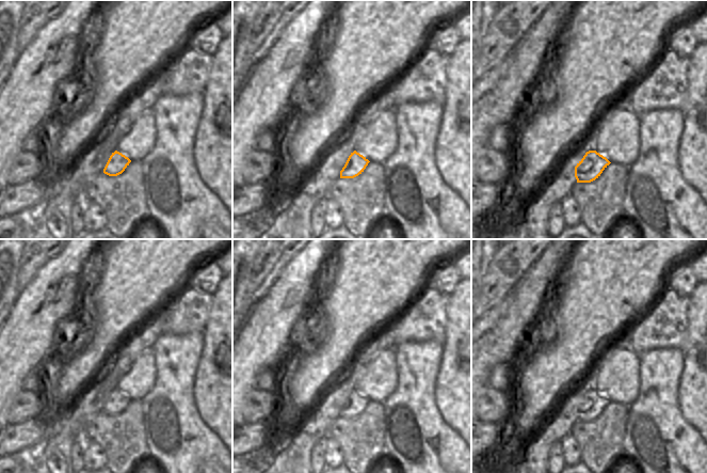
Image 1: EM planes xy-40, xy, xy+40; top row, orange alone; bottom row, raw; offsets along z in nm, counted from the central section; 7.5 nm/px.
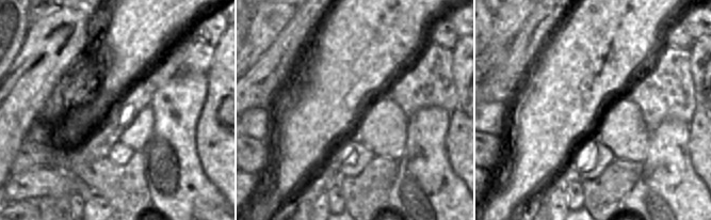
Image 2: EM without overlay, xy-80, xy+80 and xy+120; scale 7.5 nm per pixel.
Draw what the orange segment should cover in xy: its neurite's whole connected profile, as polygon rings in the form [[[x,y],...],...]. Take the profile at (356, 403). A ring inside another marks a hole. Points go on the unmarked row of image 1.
[[[354,390],[340,410],[340,417],[354,417],[361,413],[370,400]]]

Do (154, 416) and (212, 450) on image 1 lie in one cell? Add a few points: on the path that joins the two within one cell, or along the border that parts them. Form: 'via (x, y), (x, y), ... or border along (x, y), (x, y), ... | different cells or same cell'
via (169, 425), (187, 443), (197, 444) | same cell

